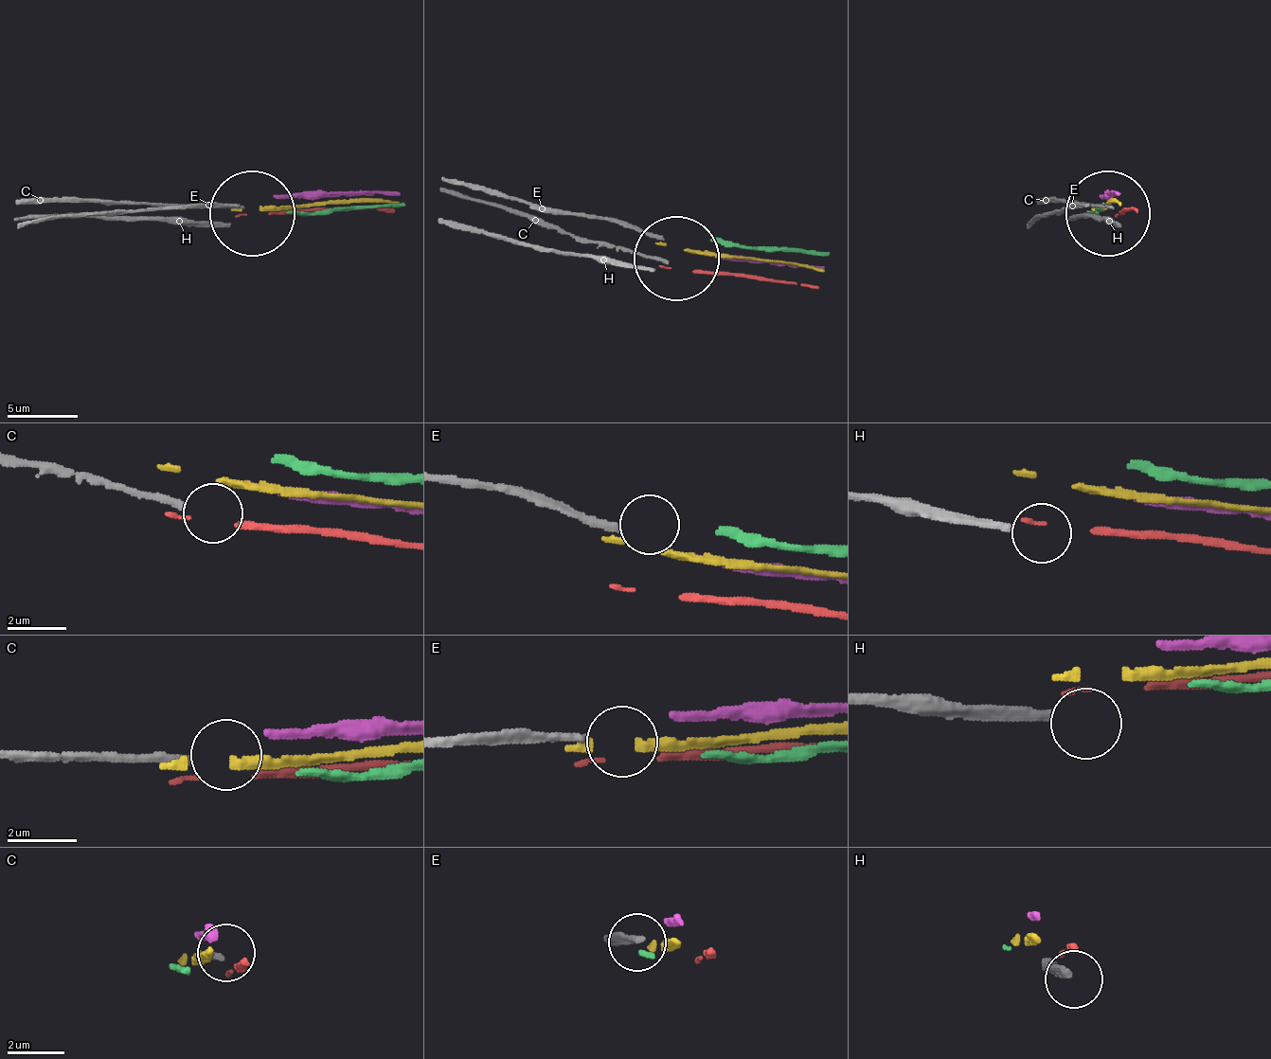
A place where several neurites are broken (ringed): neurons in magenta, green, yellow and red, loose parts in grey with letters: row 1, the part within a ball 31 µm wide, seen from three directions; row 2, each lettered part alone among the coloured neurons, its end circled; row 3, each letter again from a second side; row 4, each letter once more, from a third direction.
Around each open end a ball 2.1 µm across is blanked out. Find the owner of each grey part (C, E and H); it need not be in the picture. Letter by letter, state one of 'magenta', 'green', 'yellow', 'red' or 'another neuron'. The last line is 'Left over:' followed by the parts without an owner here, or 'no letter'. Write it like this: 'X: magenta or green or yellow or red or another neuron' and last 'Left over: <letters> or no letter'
C: another neuron
E: another neuron
H: another neuron
Left over: C, E, H

